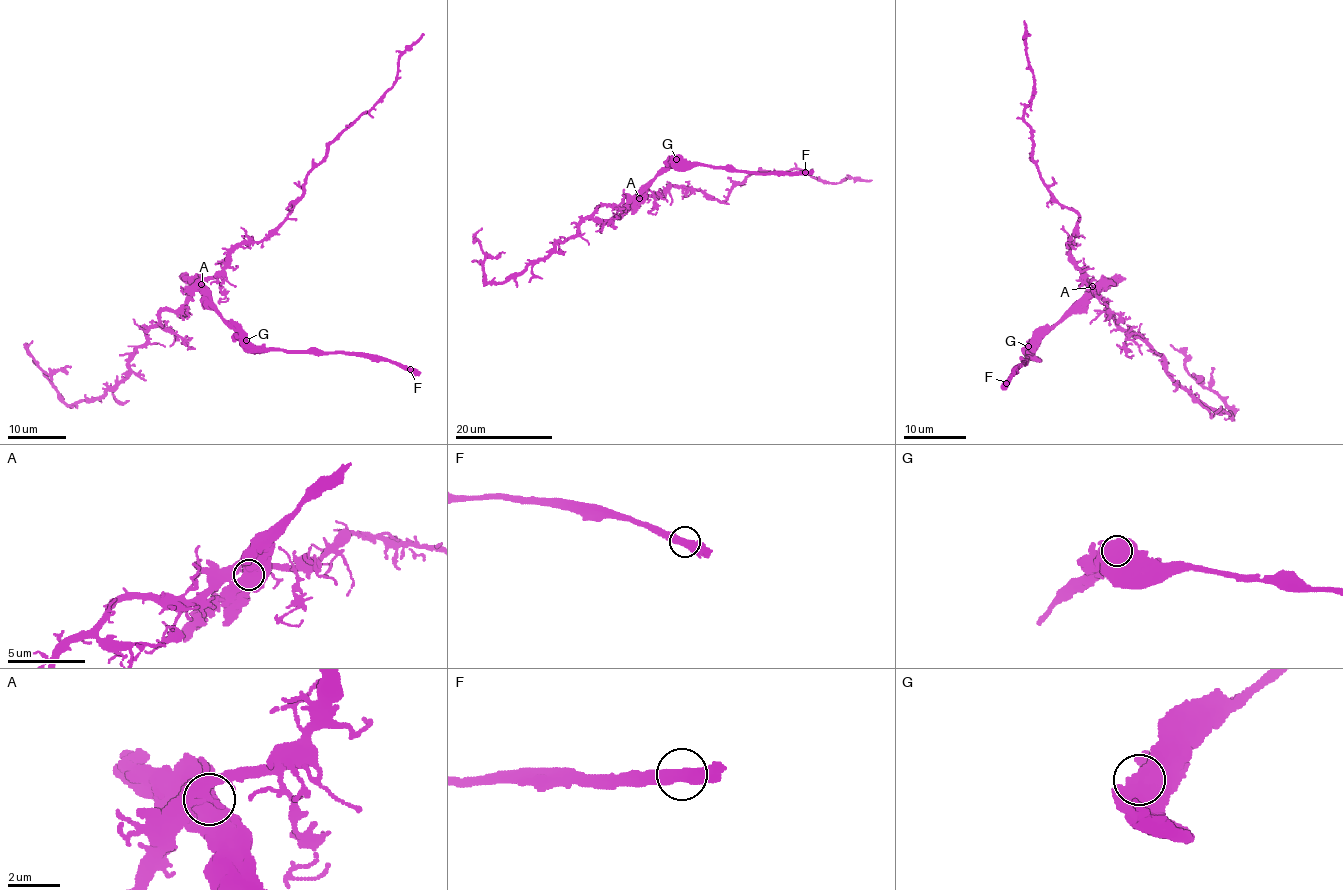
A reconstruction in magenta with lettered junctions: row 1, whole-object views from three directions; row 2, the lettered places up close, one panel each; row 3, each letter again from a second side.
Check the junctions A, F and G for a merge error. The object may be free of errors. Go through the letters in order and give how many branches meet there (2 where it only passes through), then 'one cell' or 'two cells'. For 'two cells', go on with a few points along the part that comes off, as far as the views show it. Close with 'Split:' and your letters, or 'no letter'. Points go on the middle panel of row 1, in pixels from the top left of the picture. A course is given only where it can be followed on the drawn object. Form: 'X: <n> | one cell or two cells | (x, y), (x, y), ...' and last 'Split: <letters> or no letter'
A: 2 | two cells | (639, 198), (675, 186), (724, 201), (734, 186), (762, 171), (801, 169), (818, 180), (871, 180)
F: 2 | one cell
G: 2 | one cell
Split: A

